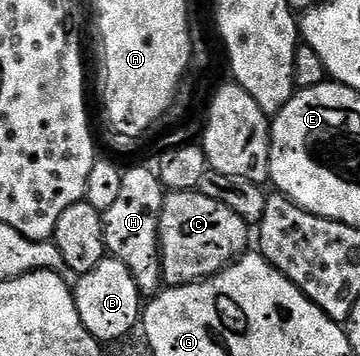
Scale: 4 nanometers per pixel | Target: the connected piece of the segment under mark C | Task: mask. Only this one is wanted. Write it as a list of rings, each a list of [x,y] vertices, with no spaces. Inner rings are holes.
[[[198,190],[169,191],[160,207],[160,261],[162,281],[167,287],[177,288],[217,276],[249,247],[250,225],[230,206],[206,198]],[[244,248],[244,249],[243,249]]]

